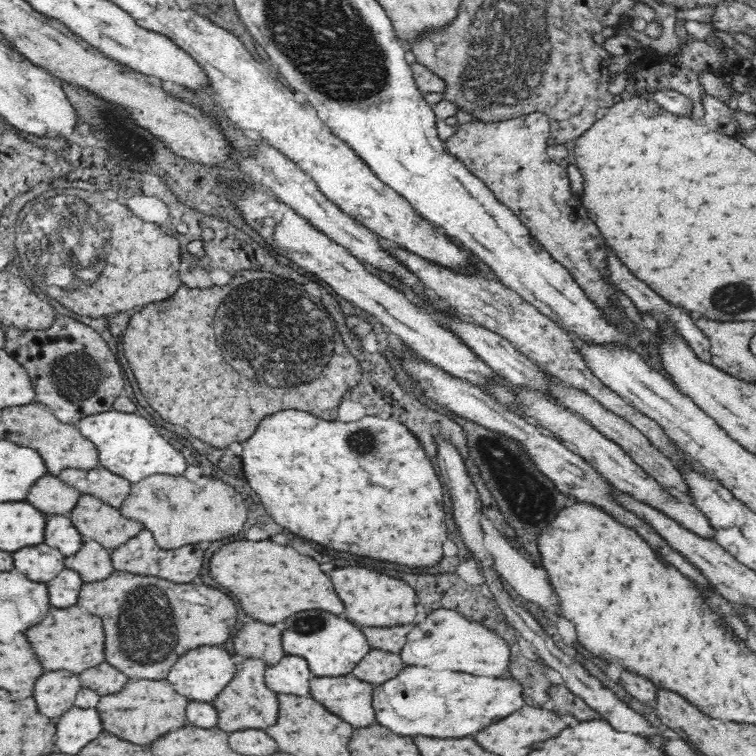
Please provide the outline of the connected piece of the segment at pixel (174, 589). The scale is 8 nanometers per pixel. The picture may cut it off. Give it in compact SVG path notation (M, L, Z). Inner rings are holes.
M116 570L104 580L84 583L77 604L102 616L106 632L106 660L128 678L162 680L172 664L192 648L216 646L230 638L236 606L224 592L198 584L172 584L156 576Z

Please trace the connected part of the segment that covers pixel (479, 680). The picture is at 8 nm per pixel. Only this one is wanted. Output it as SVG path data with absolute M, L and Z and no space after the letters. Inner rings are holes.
M405 665L393 679L374 686L372 706L378 724L400 736L434 736L434 738L464 738L484 730L486 726L506 718L525 705L522 685L514 678L472 676L452 670L430 670L422 665Z

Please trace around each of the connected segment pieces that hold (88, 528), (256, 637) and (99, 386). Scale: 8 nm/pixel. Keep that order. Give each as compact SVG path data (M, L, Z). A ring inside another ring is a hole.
M82 496L70 514L70 520L82 536L113 550L134 538L142 528L136 520L124 518L116 508L94 496Z
M262 622L244 624L236 632L234 650L246 658L260 658L270 666L286 656L282 650L282 632Z
M60 316L44 330L27 331L6 326L4 332L4 350L28 370L38 394L36 400L50 406L63 423L76 425L85 416L108 412L113 409L116 398L124 393L126 382L118 356L114 356L100 332L90 325ZM28 354L34 358L28 360Z

